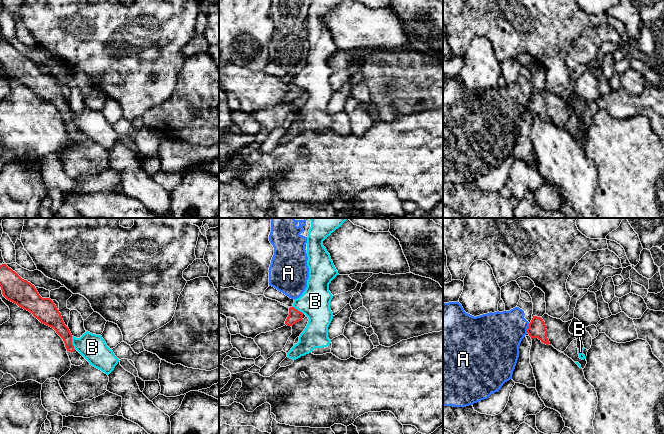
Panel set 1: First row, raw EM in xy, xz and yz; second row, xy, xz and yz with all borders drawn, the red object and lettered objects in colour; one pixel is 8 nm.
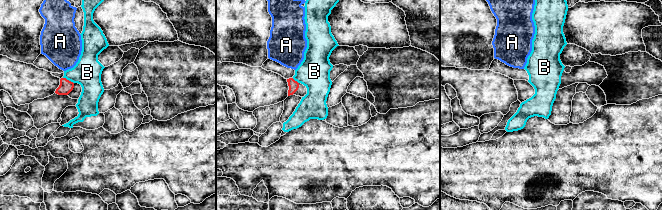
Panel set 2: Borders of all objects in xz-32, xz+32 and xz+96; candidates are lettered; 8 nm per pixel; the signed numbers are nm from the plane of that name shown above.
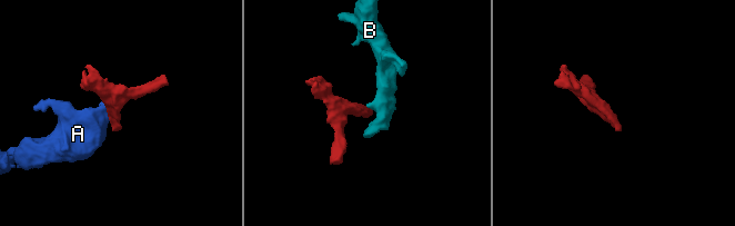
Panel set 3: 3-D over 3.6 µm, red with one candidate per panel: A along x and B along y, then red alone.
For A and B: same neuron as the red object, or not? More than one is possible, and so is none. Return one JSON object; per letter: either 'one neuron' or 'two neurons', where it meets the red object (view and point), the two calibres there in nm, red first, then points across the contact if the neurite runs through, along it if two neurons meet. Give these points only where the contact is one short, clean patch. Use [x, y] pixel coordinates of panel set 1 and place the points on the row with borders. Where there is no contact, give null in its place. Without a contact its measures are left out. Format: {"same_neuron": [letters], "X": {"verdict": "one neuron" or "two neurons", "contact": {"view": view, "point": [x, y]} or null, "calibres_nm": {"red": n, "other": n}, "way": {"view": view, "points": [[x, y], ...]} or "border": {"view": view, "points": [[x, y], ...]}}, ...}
{"same_neuron": [], "A": {"verdict": "two neurons", "contact": {"view": "yz", "point": [528, 328]}, "calibres_nm": {"red": 140, "other": 380}, "border": {"view": "yz", "points": [[529, 323], [526, 332]]}}, "B": {"verdict": "two neurons", "contact": {"view": "xy", "point": [71, 343]}, "calibres_nm": {"red": 140, "other": 220}, "border": {"view": "xy", "points": [[71, 336], [71, 342], [75, 349]]}}}

